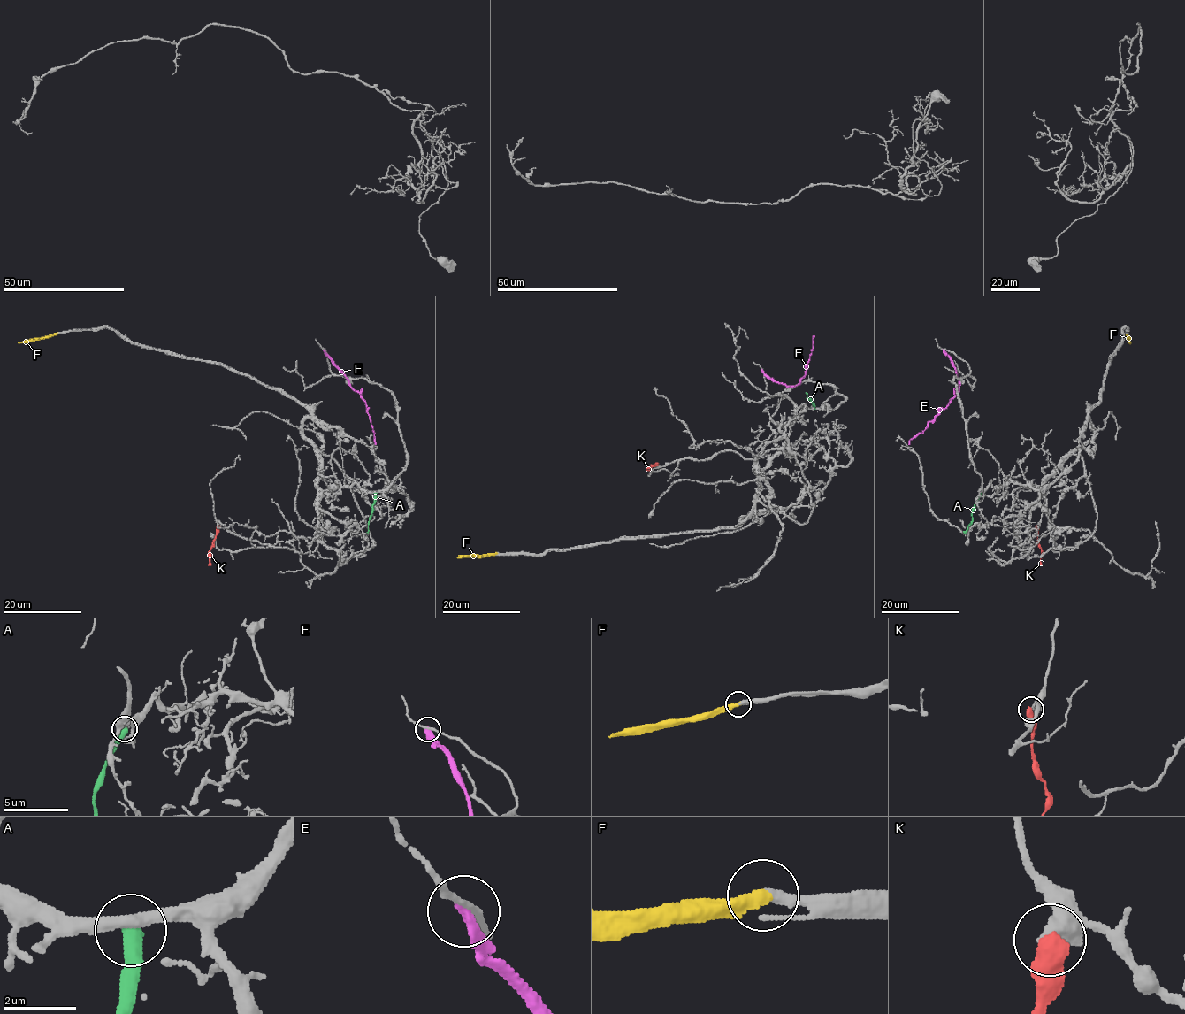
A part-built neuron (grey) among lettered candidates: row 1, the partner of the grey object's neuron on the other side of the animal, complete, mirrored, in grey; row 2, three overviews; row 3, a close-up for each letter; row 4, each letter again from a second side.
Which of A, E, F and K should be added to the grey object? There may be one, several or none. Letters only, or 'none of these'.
F

